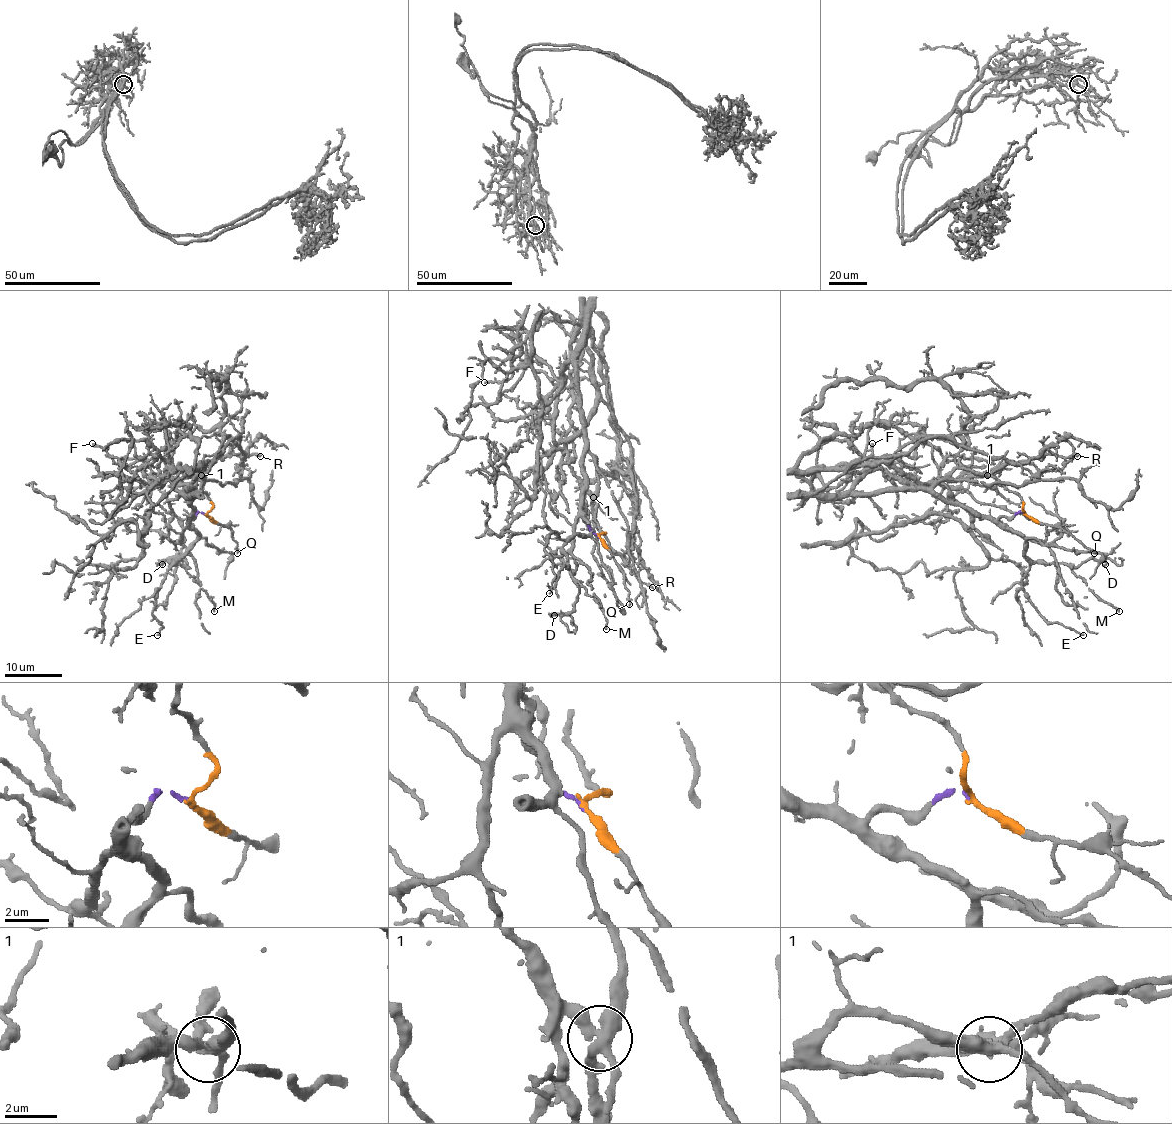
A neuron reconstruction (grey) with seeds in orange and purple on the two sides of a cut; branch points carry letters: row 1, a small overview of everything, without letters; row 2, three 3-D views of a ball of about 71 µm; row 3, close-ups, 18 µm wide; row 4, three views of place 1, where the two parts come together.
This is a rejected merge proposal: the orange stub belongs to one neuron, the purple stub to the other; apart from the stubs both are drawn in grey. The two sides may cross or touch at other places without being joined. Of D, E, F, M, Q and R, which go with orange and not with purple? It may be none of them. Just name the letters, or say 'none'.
F, Q

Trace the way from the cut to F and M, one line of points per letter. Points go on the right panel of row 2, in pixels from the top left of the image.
F: (1026, 515), (992, 477), (920, 484), (883, 462), (820, 468), (800, 504), (836, 488), (873, 444)
M: (1026, 515), (1019, 512), (998, 519), (1022, 536), (1025, 555), (1036, 560), (1066, 563), (1098, 596), (1119, 612)

